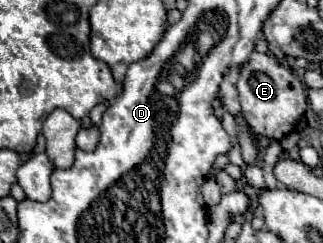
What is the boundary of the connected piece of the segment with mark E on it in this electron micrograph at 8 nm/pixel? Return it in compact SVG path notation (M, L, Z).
M253 52L247 64L241 68L237 92L241 102L239 116L245 120L249 130L253 130L253 134L267 140L283 140L297 128L307 110L307 98L301 80L291 72L289 66L279 64L275 56L267 56L261 52Z

